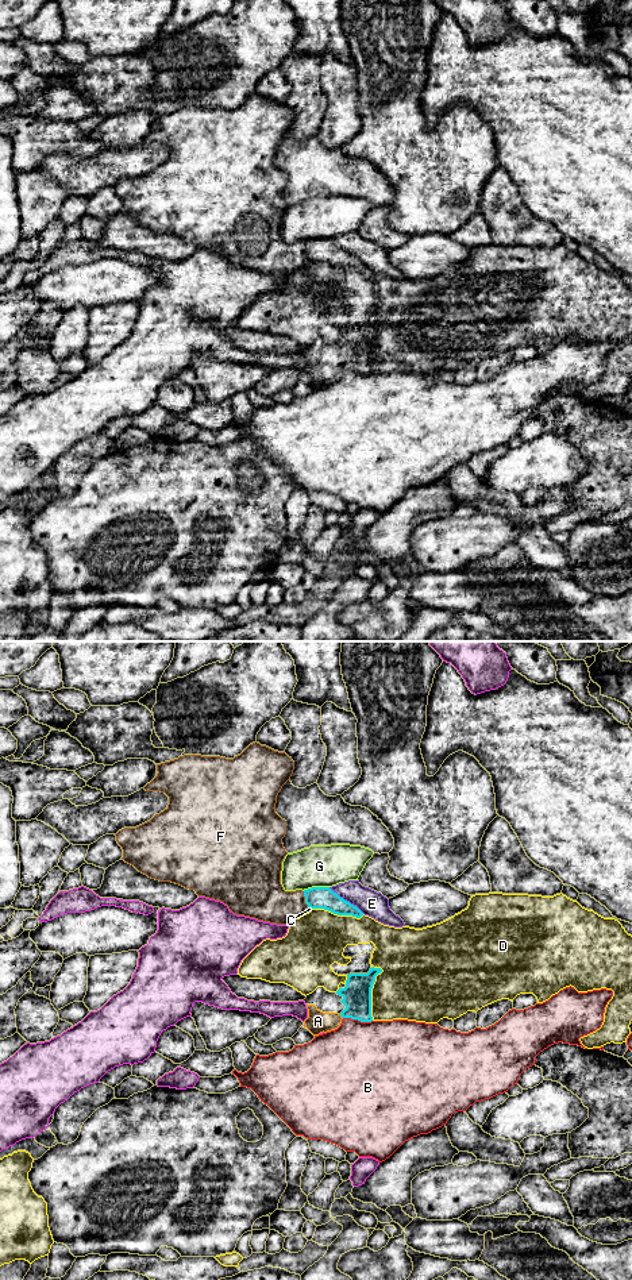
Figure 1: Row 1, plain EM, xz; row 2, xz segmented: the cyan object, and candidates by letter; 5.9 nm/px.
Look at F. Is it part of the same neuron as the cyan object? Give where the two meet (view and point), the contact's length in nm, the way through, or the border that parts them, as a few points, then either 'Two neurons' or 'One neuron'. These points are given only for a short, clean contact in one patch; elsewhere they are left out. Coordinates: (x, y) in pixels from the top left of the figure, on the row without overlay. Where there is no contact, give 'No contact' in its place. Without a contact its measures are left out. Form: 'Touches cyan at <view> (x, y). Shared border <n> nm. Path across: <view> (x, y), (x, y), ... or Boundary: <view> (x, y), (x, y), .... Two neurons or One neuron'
Touches cyan at xz (305, 251). Shared border 100 nm. Boundary: xz (303, 243), (308, 258). Two neurons

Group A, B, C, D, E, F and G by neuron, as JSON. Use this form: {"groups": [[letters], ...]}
{"groups": [["A"], ["B"], ["C"], ["D"], ["E"], ["F"], ["G"]]}

